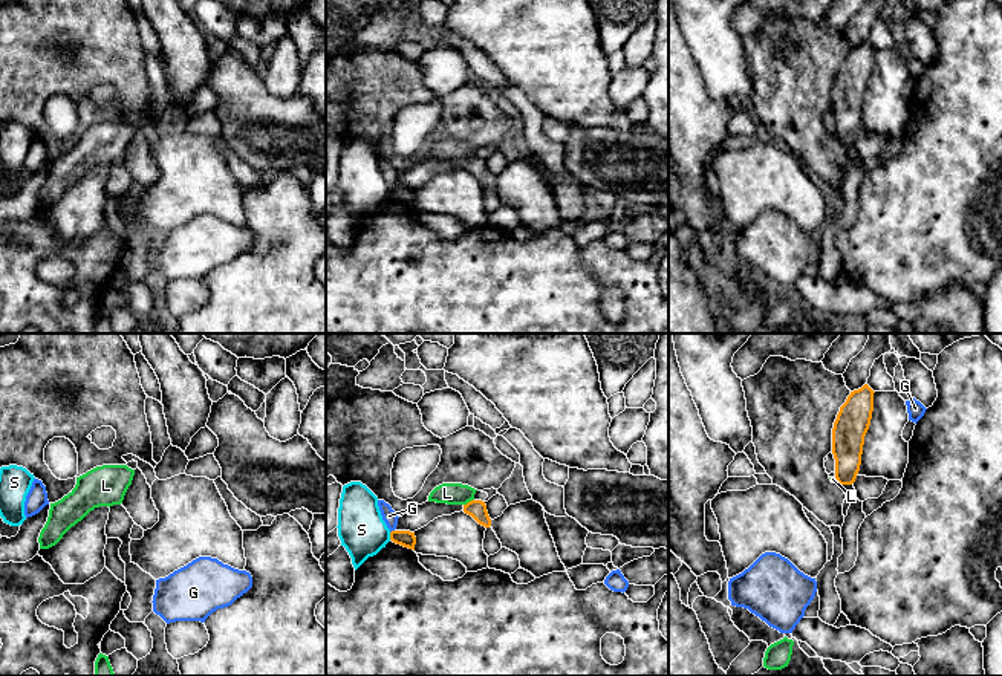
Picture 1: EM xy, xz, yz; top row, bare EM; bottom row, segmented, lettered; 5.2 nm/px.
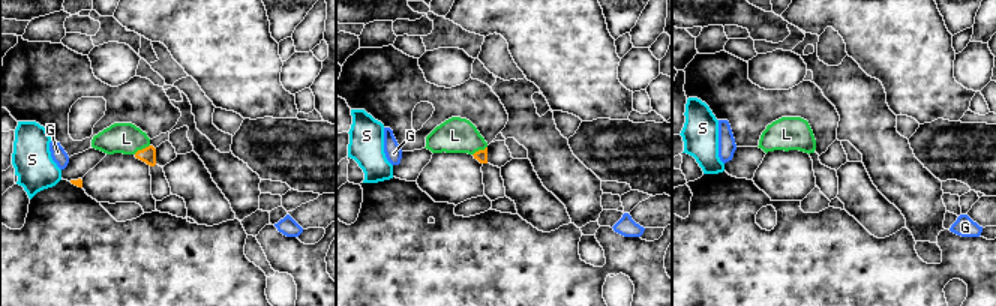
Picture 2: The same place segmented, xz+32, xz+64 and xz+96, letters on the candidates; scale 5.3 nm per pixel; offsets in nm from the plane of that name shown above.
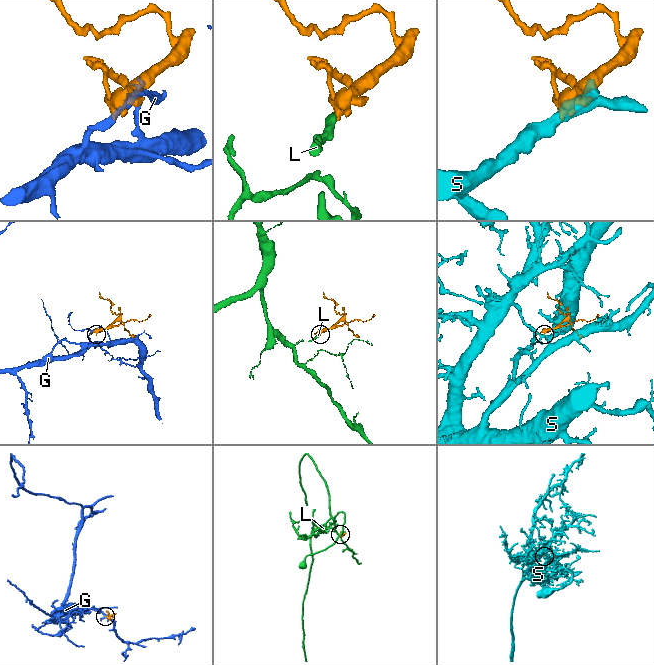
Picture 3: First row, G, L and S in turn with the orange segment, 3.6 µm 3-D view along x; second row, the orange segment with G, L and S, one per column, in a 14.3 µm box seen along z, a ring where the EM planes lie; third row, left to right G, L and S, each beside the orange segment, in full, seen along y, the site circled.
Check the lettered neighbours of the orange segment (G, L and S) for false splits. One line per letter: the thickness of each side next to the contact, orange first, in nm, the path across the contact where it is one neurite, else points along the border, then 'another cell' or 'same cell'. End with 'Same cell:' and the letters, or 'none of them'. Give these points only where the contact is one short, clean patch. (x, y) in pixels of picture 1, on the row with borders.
G: 90/80 nm | along xz (393, 529), (390, 532) | another cell
L: 100/110 nm | across xz (476, 508), (468, 502), (461, 494), (447, 493) | same cell
S: 90/260 nm | along xz (389, 532), (390, 539) | another cell
Same cell: L

